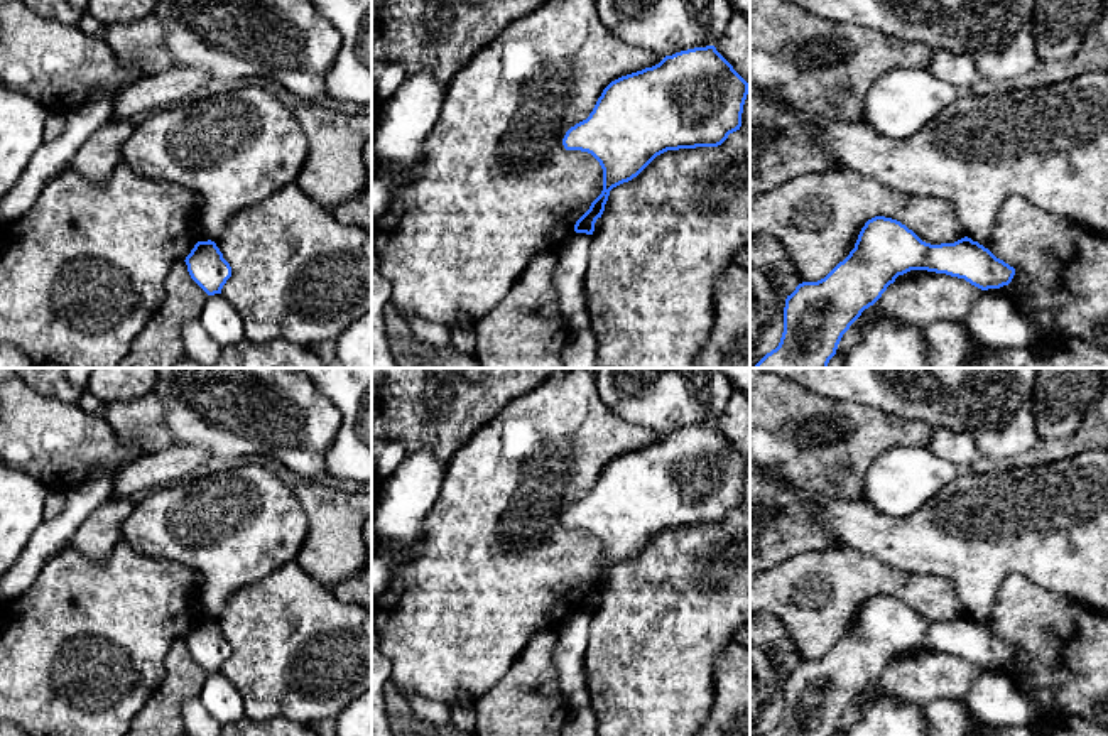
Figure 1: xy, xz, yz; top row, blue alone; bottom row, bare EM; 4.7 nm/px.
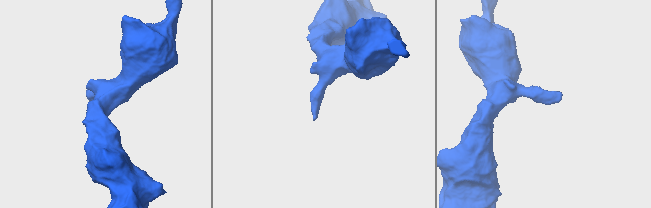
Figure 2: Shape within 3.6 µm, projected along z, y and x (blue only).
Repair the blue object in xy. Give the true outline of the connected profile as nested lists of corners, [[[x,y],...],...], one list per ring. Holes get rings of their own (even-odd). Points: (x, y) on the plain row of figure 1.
[[[198,620],[186,635],[191,657],[208,672],[221,672],[223,663],[231,655],[231,645],[215,620]]]

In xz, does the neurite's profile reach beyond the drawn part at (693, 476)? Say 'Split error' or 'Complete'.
Complete

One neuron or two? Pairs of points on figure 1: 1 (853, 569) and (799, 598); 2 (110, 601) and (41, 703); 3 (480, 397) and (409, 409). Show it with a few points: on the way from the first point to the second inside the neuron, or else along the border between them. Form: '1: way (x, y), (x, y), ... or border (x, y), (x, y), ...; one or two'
1: way (840, 579), (813, 595); one
2: way (81, 630), (65, 633), (59, 638), (46, 674); one
3: way (463, 414), (453, 424), (426, 424); one

